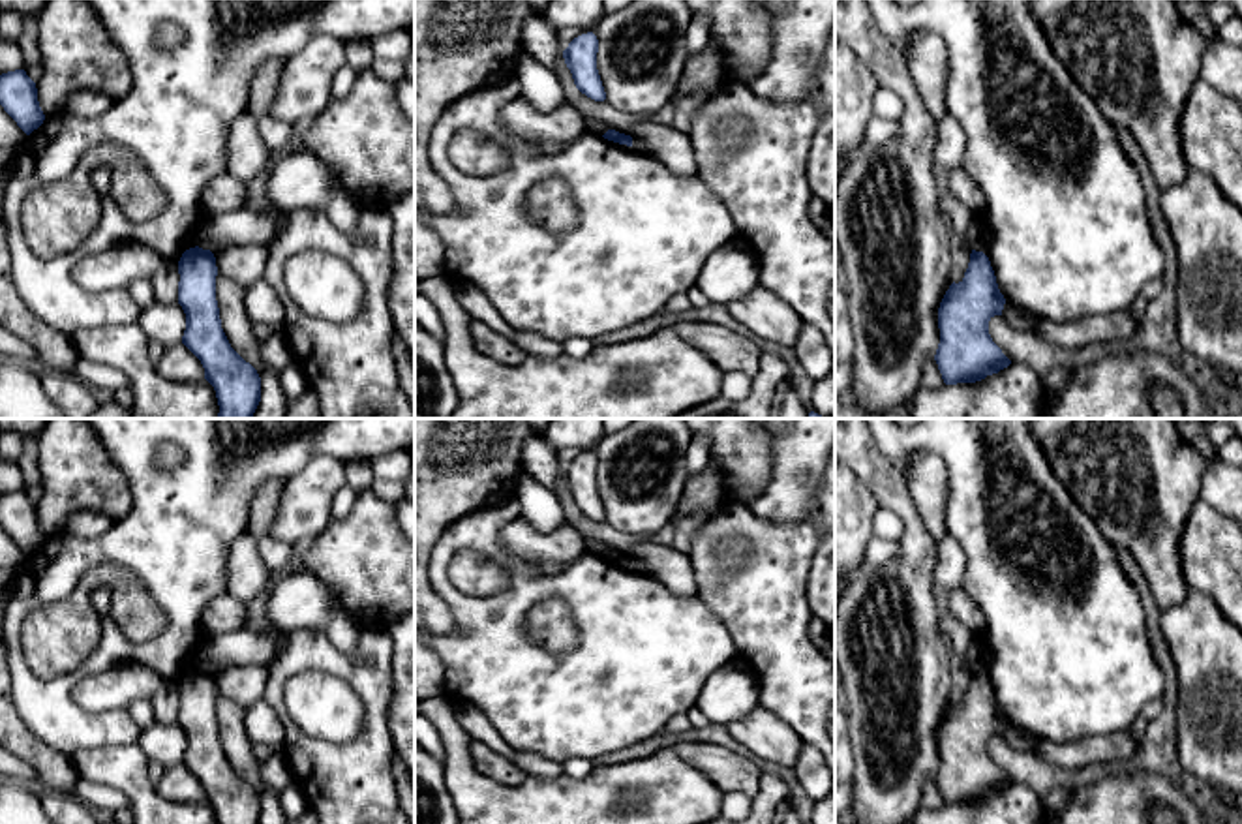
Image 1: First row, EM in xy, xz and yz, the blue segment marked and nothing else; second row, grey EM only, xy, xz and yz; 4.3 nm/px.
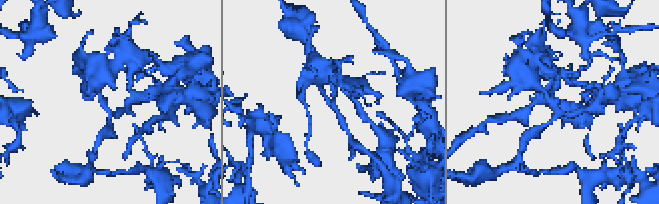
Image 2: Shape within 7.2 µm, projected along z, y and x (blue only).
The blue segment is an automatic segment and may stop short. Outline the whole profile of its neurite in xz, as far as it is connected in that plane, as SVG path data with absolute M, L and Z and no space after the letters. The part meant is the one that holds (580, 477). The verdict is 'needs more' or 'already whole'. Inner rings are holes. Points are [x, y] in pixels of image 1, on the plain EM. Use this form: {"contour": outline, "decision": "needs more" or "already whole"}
{"contour": "M593 452L574 458L563 471L576 509L595 522L604 522L606 512L597 490L598 460Z", "decision": "already whole"}

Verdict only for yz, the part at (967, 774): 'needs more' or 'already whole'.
already whole

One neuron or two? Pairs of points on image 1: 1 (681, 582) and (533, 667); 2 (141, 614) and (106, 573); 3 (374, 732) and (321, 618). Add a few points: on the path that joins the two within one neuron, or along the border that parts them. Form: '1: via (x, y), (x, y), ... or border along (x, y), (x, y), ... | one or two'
1: border along (640, 569), (678, 595), (696, 595) | two
2: via (130, 603), (130, 595), (117, 582) | one
3: border along (289, 631), (318, 629), (346, 652), (361, 635) | two

